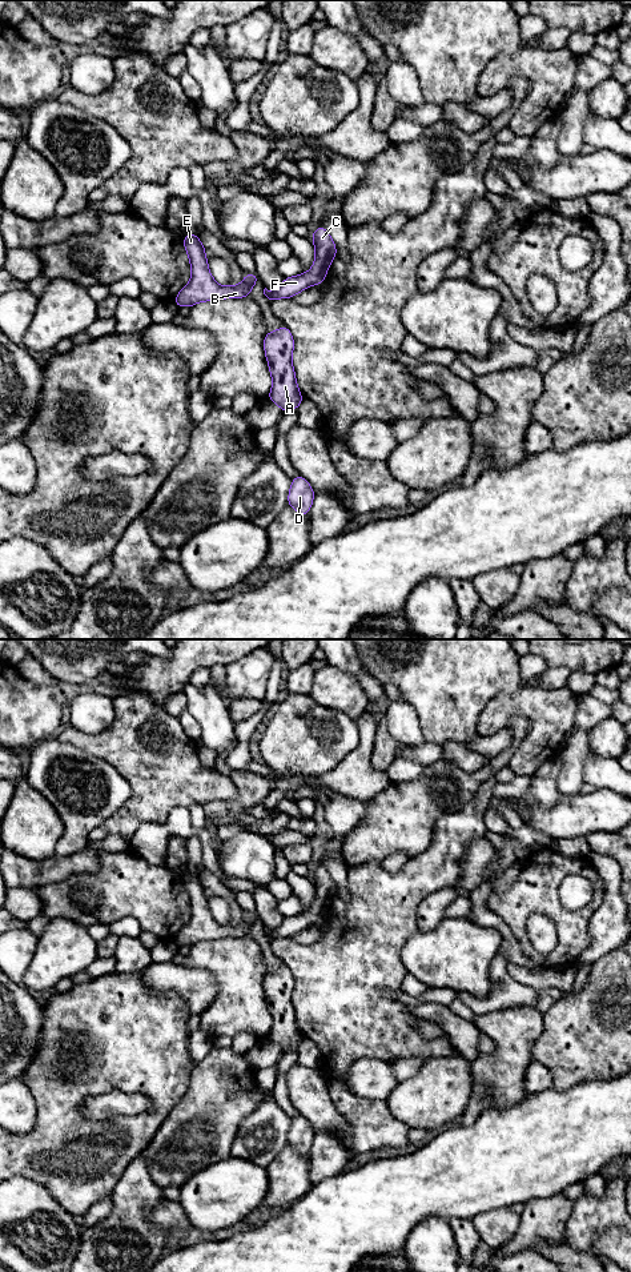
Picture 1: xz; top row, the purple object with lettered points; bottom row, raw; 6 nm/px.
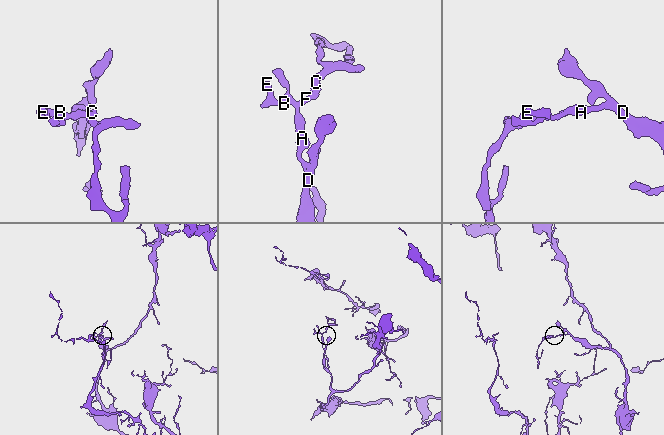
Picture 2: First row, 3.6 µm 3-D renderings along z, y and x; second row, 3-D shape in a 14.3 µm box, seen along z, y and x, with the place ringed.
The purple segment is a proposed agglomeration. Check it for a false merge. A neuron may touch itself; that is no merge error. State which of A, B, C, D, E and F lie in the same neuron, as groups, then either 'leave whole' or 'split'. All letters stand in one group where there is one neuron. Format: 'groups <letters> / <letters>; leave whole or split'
groups A B C D E F; leave whole

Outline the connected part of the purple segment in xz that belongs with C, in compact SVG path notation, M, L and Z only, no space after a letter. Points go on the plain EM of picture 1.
M319 864L312 874L316 886L316 900L308 912L301 912L296 916L284 918L281 926L276 930L264 928L268 940L272 942L277 938L292 938L301 930L312 924L325 922L325 915L330 906L331 899L337 895L337 887L327 870Z

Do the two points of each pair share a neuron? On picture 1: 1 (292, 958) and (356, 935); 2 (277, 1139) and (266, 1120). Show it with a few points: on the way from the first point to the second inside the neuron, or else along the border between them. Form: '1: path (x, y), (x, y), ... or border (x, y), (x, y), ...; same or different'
1: path (308, 958), (333, 958), (340, 951); same
2: path (273, 1135), (268, 1130), (268, 1124); same

